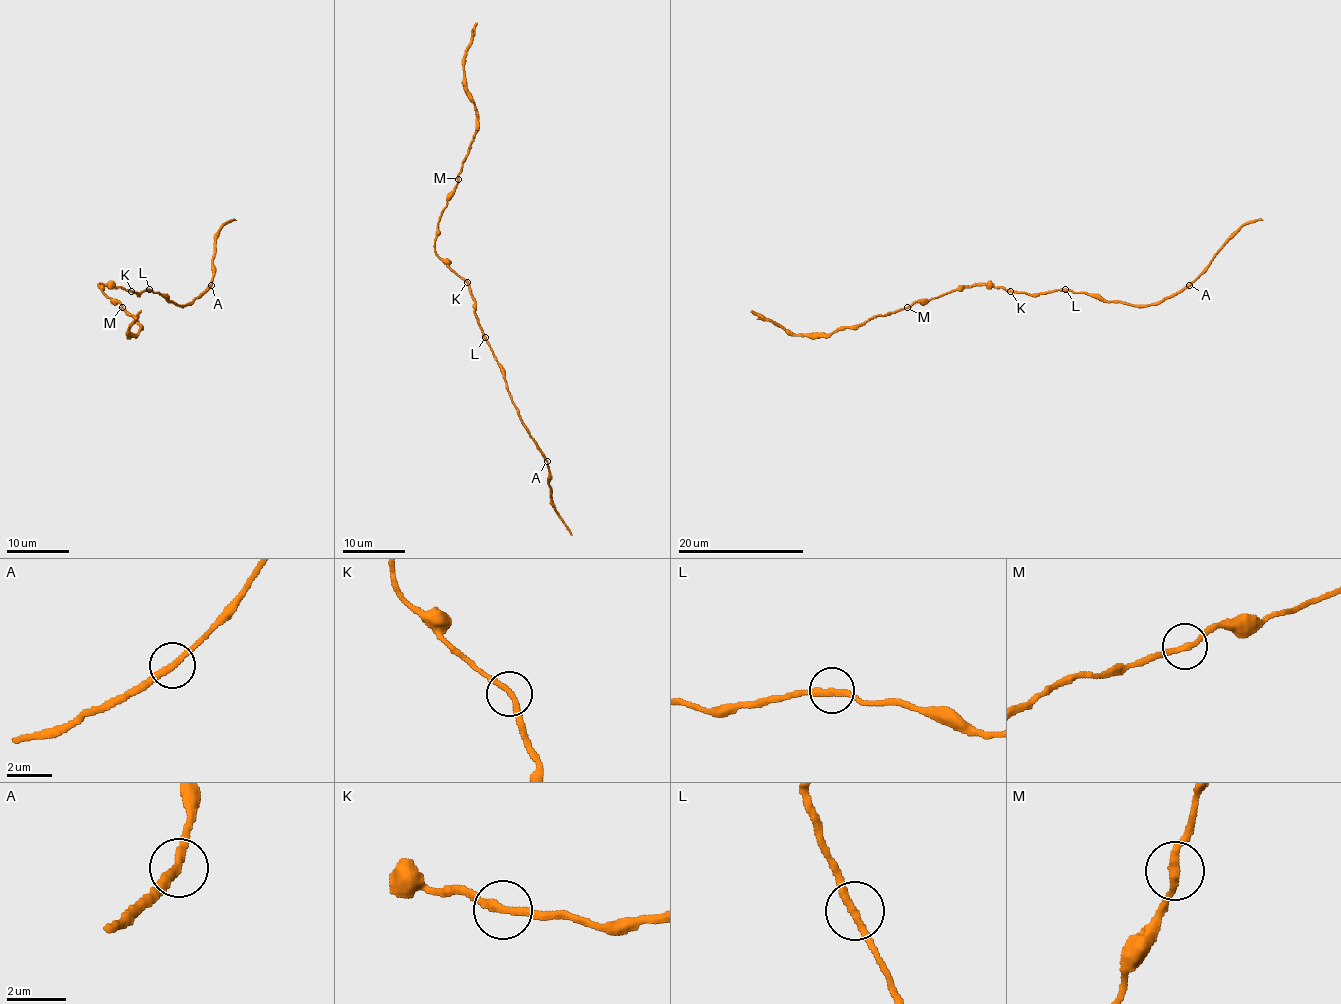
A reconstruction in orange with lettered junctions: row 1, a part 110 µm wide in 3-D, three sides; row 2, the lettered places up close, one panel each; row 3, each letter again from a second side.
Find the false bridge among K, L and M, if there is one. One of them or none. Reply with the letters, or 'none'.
none

